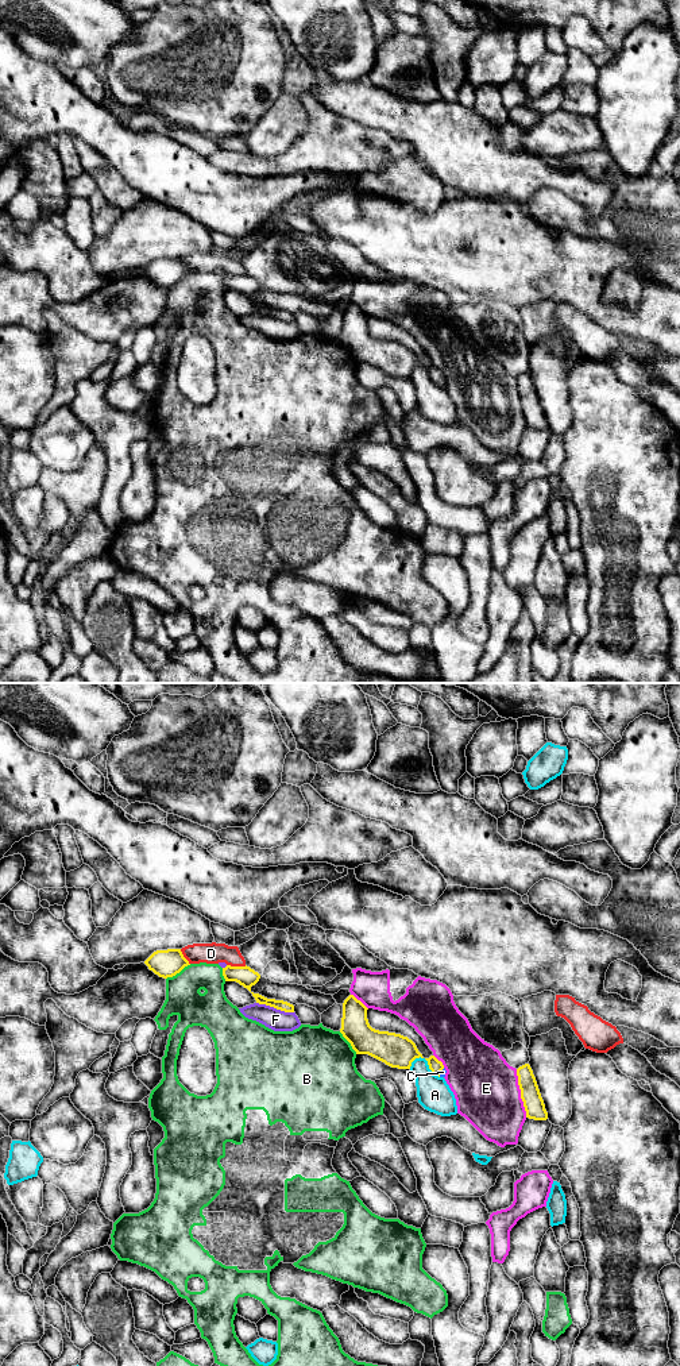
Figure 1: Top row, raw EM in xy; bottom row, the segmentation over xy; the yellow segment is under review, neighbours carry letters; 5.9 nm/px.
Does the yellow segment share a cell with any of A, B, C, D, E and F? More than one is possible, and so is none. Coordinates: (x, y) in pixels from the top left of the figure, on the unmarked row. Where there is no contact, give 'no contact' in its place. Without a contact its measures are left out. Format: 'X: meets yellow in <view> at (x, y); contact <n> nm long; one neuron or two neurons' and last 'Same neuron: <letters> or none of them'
A: meets yellow in xy at (428, 371); contact 200 nm long; two neurons
B: meets yellow in xy at (178, 281); contact 180 nm long; two neurons
C: meets yellow in xy at (440, 379); contact 70 nm long; one neuron
D: meets yellow in xy at (236, 276); contact 120 nm long; two neurons
E: meets yellow in xy at (521, 402); contact 300 nm long; two neurons
F: meets yellow in xy at (275, 316); contact 240 nm long; two neurons
Same neuron: C

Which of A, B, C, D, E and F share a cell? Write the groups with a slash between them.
A F / B / C / D / E

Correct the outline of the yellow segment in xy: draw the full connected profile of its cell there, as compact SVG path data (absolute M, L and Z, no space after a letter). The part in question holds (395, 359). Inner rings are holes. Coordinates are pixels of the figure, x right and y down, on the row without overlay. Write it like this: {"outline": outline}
{"outline": "M353 304L343 312L340 342L356 363L368 363L398 378L410 378L416 367L424 367L407 346L372 337L367 328L367 319Z"}

